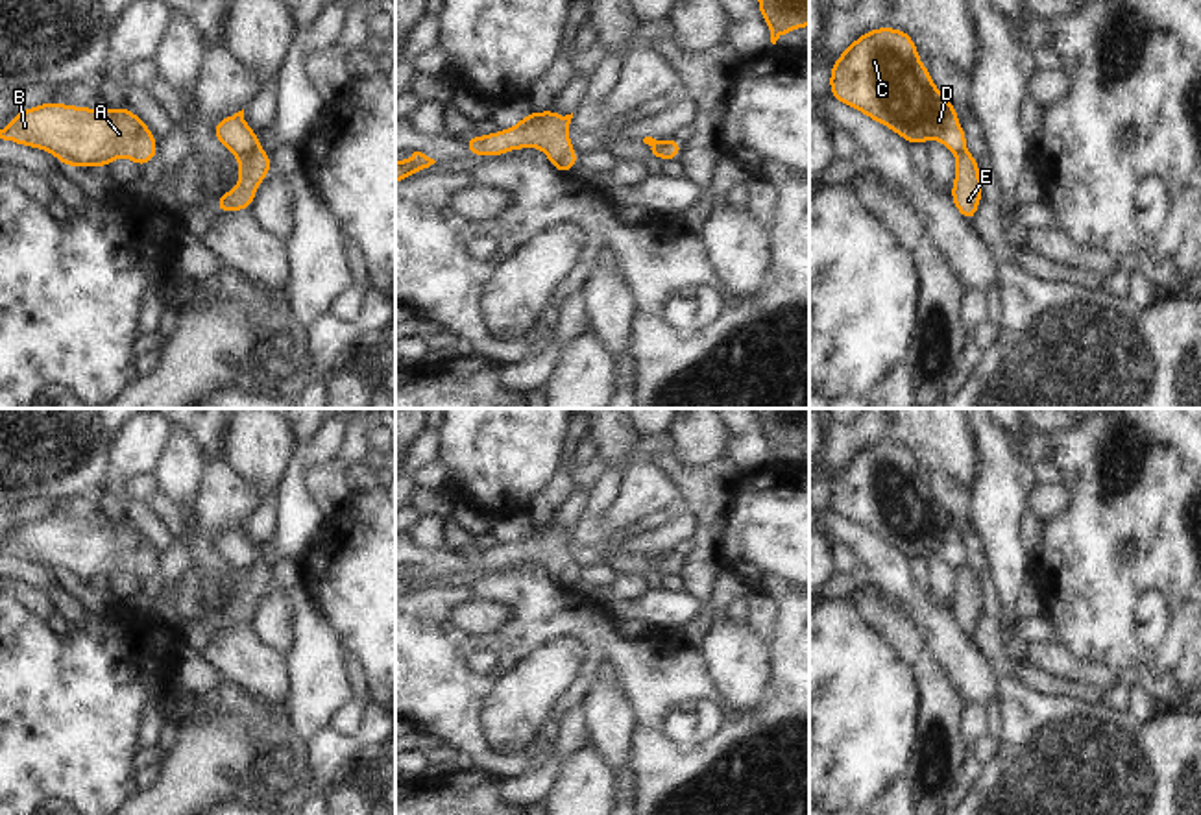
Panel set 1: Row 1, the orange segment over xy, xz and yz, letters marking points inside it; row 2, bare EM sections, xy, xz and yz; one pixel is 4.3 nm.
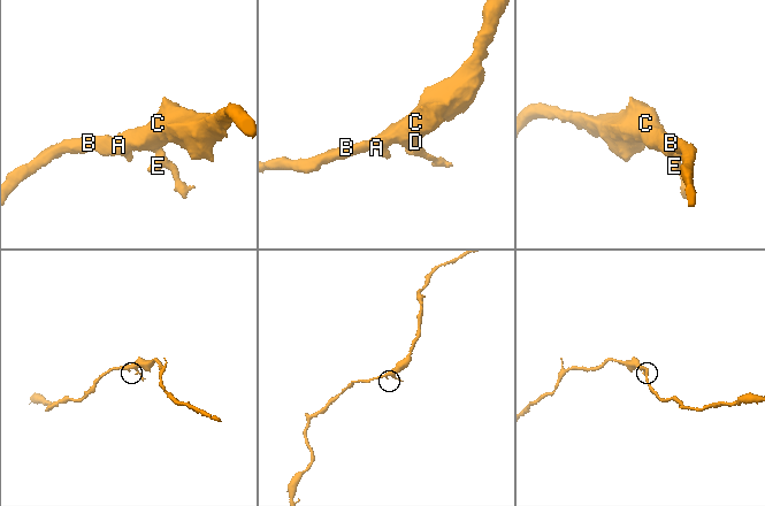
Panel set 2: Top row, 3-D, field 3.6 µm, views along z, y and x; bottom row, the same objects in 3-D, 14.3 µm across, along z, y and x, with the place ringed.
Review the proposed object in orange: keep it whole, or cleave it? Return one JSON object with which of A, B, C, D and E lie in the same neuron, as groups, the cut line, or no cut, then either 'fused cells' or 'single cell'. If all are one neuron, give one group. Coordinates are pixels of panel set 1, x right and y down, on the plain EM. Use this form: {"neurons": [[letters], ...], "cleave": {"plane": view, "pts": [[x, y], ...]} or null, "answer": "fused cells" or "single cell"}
{"neurons": [["A", "B", "C", "D"], ["E"]], "cleave": {"plane": "xy", "pts": [[259, 559], [239, 571]]}, "answer": "fused cells"}

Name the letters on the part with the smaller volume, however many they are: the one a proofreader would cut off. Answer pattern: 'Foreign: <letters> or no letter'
Foreign: E

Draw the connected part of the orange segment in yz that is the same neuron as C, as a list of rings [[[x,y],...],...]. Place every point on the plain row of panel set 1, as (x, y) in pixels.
[[[874,442],[835,471],[830,510],[887,540],[911,560],[937,553],[952,567],[966,564],[955,519],[937,503],[900,442]]]

